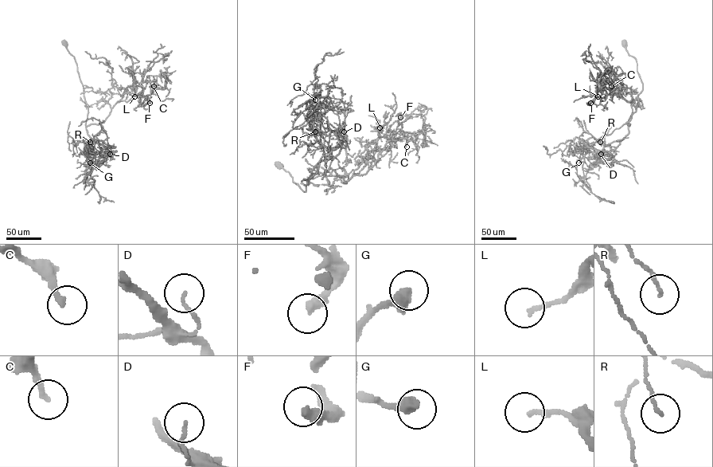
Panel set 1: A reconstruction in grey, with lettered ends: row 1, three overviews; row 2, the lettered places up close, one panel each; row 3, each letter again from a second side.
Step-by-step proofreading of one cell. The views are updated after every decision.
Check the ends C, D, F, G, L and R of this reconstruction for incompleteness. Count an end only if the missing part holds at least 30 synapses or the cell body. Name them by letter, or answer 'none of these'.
none of these

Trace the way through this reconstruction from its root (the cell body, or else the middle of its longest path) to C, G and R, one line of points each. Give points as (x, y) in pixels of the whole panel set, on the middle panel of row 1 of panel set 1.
C: (279, 164), (305, 191), (309, 170), (331, 168), (346, 182), (366, 173), (392, 135), (402, 134), (407, 147)
G: (279, 164), (304, 191), (309, 170), (328, 170), (333, 157), (321, 115), (303, 104), (315, 100)
R: (279, 164), (305, 191), (309, 177), (313, 177), (309, 170), (325, 158), (315, 131)

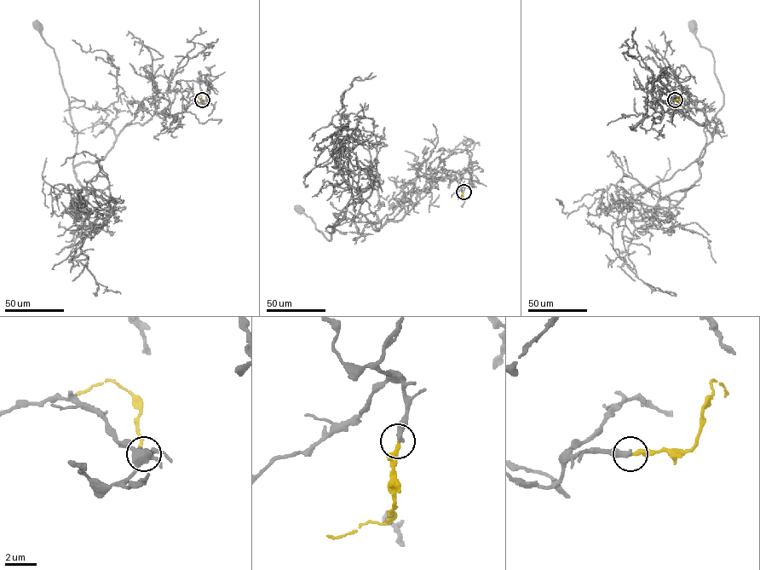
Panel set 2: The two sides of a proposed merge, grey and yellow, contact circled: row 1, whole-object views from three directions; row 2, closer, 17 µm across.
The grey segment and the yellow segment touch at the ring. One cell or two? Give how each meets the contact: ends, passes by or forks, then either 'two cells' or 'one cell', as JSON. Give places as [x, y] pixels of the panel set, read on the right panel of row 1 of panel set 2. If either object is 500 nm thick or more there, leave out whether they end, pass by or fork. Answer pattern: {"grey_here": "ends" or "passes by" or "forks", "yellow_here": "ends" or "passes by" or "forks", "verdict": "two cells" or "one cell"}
{"grey_here": "ends", "yellow_here": "ends", "verdict": "one cell"}

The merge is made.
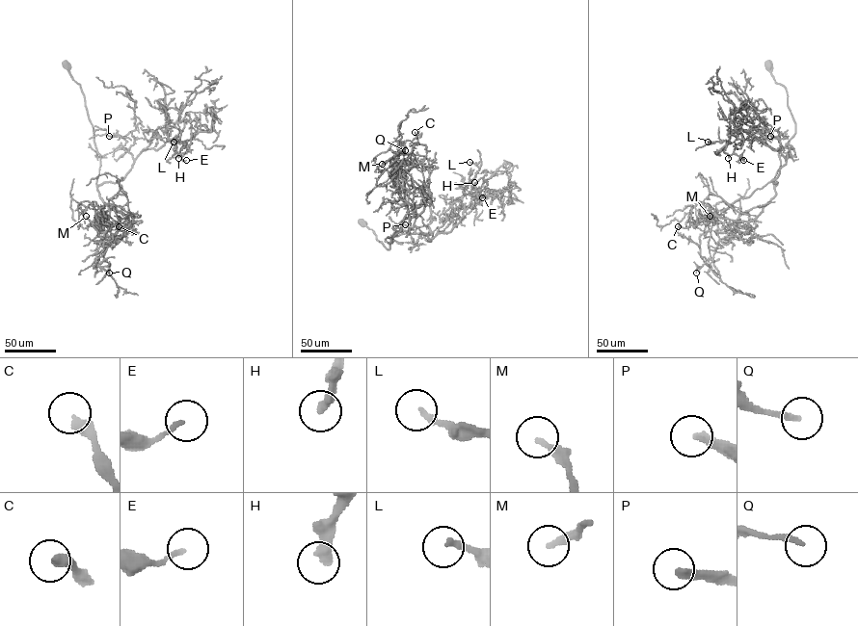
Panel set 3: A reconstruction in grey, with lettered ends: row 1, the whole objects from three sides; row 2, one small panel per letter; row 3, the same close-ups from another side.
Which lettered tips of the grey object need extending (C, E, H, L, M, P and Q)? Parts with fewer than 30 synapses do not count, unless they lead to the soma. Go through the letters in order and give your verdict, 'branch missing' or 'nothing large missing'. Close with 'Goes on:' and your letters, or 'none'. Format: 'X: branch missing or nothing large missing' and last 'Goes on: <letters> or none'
C: nothing large missing
E: nothing large missing
H: branch missing
L: nothing large missing
M: branch missing
P: branch missing
Q: nothing large missing
Goes on: H, M, P

